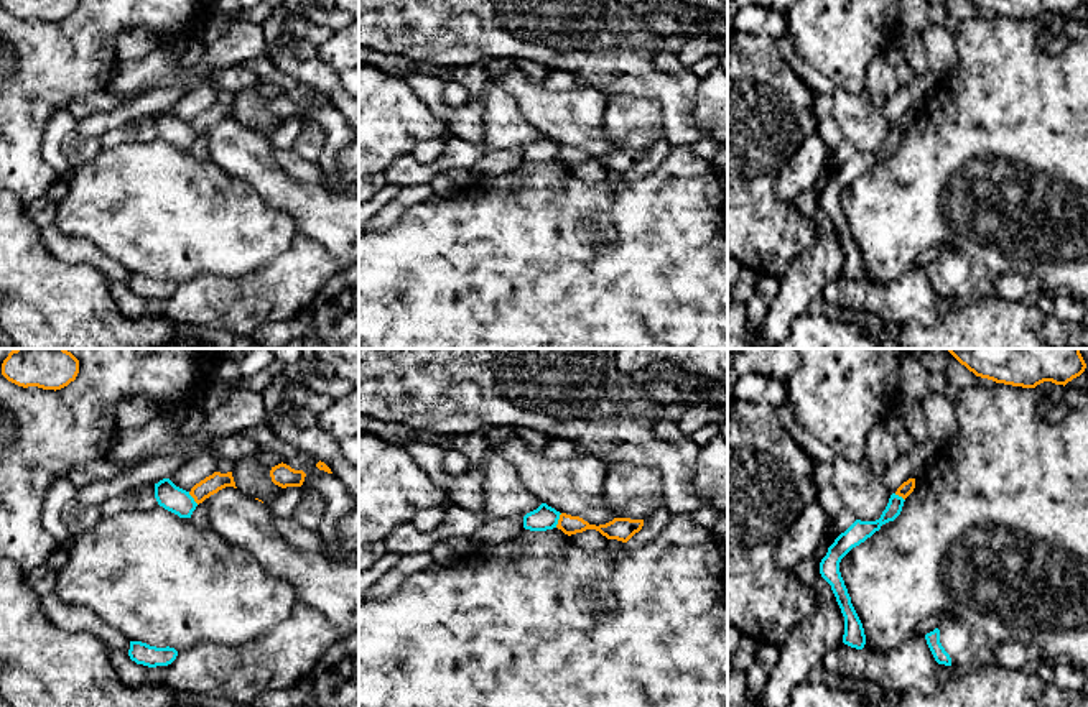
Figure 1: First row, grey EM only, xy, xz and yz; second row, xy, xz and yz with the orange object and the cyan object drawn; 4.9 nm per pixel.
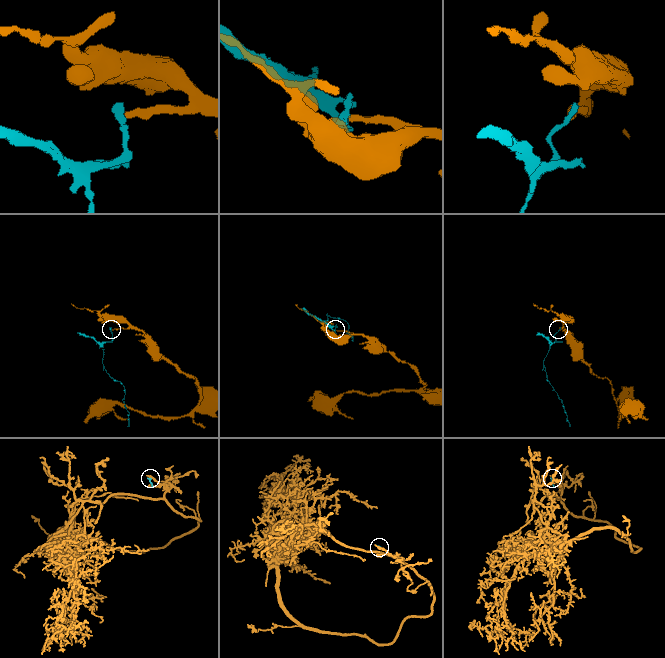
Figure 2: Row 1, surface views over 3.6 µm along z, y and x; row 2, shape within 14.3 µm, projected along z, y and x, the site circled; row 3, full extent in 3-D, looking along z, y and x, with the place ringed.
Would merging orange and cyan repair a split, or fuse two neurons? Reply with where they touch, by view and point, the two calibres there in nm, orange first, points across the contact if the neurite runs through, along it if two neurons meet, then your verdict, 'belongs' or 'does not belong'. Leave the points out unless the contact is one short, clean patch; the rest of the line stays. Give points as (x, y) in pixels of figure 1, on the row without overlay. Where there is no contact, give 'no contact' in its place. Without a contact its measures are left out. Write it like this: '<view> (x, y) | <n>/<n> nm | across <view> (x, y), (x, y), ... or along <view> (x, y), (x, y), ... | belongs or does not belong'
xz (558, 152) | 100/120 nm | along xz (562, 145), (555, 158) | does not belong

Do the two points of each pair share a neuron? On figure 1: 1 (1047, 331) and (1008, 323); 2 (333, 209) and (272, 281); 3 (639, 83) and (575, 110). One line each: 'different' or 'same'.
1: different
2: different
3: different

